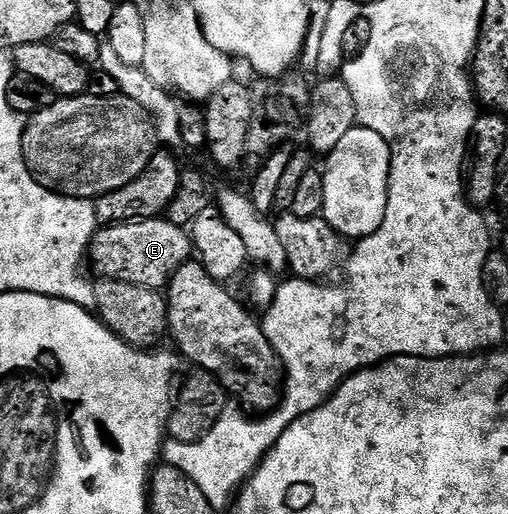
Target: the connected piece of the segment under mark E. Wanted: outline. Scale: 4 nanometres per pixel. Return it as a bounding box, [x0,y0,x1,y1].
[90,218,194,290]

